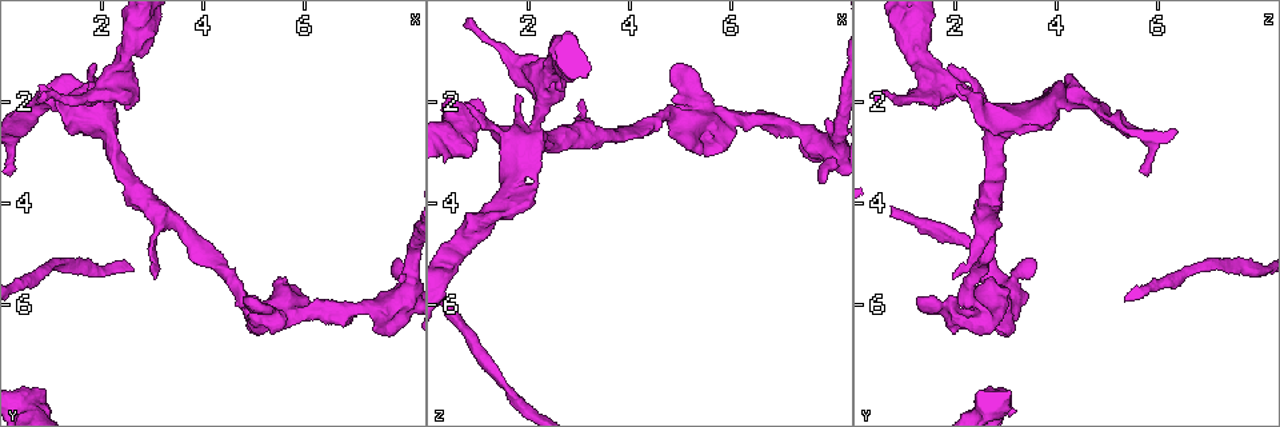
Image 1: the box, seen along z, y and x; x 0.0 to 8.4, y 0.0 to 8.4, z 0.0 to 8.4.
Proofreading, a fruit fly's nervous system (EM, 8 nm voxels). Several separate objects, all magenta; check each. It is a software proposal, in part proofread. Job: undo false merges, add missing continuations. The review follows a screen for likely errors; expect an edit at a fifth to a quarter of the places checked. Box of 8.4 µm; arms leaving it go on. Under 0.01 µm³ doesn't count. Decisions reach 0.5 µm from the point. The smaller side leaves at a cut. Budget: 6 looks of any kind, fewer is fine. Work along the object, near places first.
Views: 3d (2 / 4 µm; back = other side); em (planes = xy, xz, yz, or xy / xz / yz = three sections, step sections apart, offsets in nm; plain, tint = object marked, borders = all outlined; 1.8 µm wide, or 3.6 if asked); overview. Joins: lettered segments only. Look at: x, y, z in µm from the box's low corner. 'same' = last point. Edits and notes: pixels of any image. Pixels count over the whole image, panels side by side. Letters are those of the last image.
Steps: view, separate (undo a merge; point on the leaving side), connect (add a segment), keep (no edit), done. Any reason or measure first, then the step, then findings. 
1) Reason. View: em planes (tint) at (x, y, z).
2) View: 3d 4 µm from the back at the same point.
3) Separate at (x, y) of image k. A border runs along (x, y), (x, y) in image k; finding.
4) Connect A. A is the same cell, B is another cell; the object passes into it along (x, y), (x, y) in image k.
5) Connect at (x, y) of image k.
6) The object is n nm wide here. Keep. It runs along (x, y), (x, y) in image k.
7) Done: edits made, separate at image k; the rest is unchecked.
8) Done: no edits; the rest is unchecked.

An open end. View: 3d 2 µm at (7.45, 6.55, 3.00).

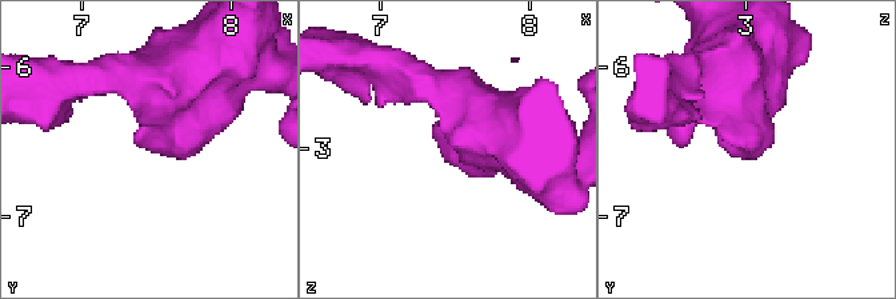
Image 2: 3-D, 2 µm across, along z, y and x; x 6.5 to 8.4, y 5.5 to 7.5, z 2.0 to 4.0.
View: em xz step 8 (borders) at (7.42, 6.56, 3.00).

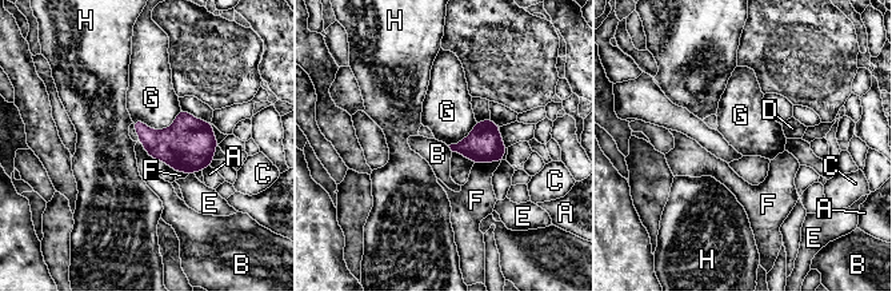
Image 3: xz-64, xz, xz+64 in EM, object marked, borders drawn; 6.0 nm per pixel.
Keep. A, B, C, D, E, F, G and H are other cells; a border runs along (180, 108), (166, 128), (132, 122) in image 3; none of them fits.

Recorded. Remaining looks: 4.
Tapers out. View: em planes (borders) at (3.05, 5.45, 2.00).

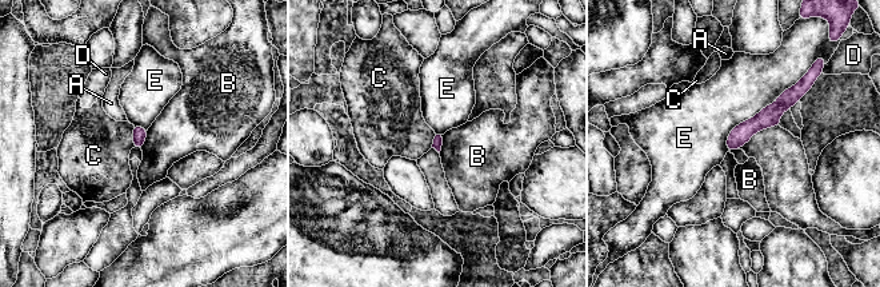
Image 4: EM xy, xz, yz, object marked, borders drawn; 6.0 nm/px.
Keep. A, B, C, D and E are other cells; none of them fits.

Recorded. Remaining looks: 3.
Stops while still wide. View: em planes (borders) at (0.95, 7.75, 3.00).

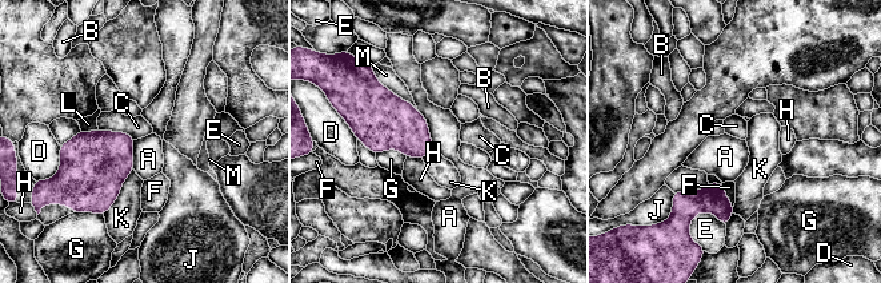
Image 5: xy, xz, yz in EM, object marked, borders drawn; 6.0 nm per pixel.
Keep. A, B, C, D, E, F, G, H, J, K, L and M are other cells; a border runs along (416, 108), (427, 123), (433, 147) in image 5; no lettered segment goes on from it.

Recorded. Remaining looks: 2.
Done: no edits; the rest is unchecked.

